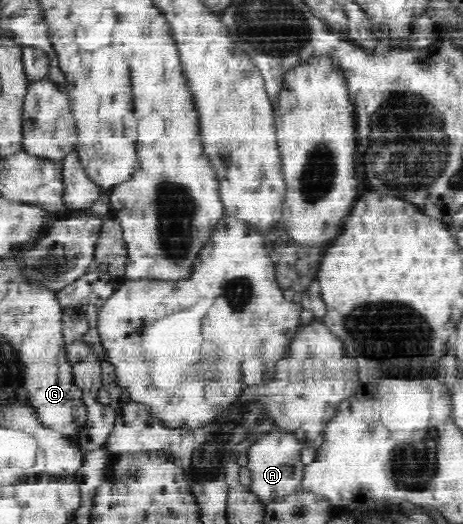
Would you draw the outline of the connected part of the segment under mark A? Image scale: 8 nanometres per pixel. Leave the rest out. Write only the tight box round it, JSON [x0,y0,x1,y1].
[247,429,305,505]

